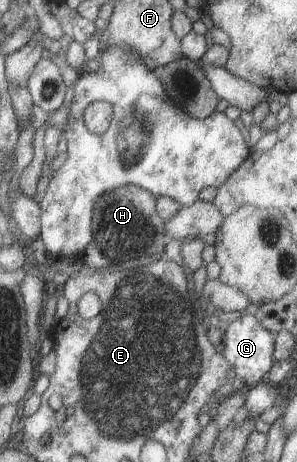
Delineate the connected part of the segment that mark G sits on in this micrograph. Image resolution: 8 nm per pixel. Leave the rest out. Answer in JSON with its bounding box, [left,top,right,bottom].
[221,313,273,393]

